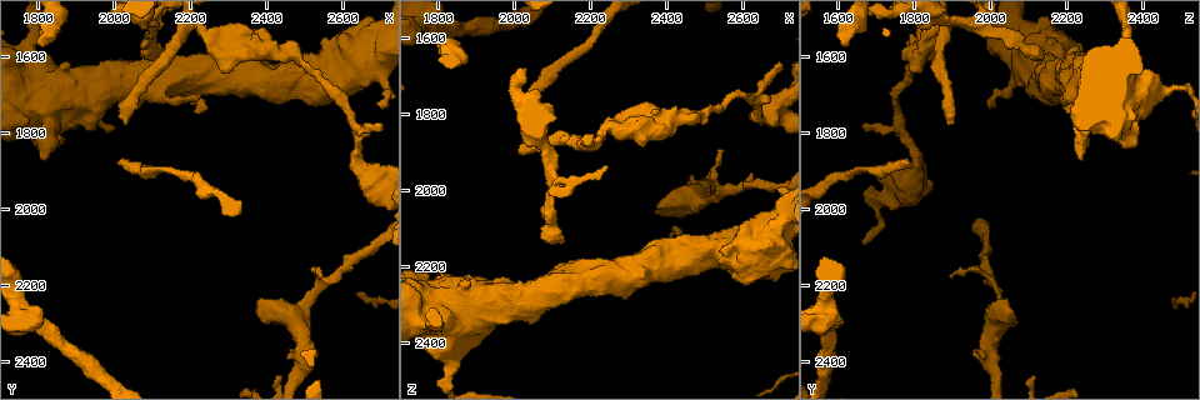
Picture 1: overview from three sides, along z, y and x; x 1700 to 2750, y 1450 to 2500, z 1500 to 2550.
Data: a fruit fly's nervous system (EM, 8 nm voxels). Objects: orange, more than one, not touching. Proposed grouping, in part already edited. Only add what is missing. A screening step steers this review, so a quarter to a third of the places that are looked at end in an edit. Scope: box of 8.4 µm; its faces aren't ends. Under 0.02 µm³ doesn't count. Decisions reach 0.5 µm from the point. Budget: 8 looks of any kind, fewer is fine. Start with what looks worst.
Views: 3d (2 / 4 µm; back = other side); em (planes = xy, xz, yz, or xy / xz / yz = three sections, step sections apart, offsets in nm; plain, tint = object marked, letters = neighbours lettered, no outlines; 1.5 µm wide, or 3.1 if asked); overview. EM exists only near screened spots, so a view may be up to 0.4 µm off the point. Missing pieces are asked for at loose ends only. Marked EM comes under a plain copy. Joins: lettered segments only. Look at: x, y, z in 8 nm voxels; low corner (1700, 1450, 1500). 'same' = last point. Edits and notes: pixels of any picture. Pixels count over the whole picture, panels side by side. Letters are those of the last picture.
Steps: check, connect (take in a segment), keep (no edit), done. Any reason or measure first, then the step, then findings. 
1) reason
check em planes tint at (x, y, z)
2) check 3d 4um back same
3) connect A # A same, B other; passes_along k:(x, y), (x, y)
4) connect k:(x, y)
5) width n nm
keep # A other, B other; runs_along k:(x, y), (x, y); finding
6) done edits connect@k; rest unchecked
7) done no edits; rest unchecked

check em planes letters at (1810, 1575, 1615)

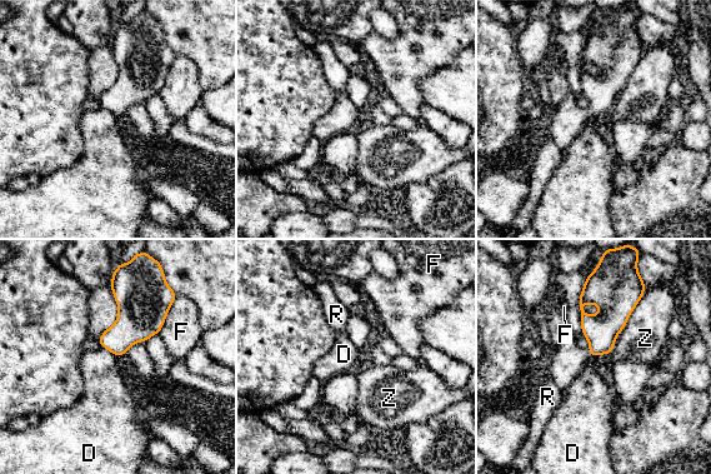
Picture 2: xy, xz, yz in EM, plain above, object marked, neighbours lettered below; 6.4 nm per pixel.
keep # D other, F other, R other, Z other; border 2:(101, 345), (116, 357); none of them fits

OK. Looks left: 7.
branch stops here
check em xz step 8 letters at (2025, 1890, 1785)

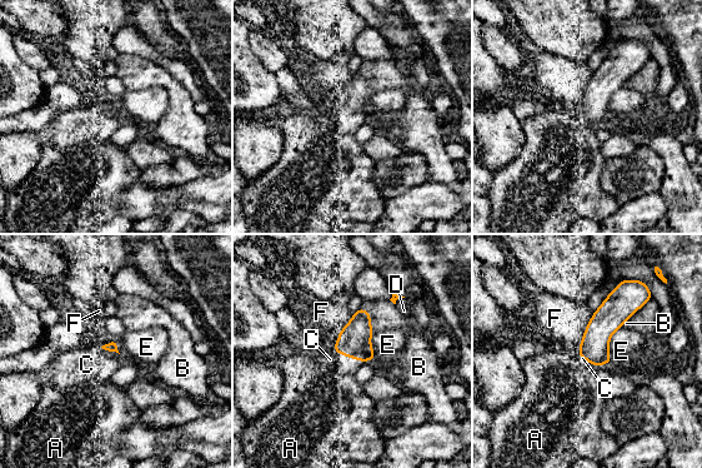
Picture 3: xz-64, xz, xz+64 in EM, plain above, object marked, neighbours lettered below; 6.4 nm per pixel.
another direction
check em planes letters same

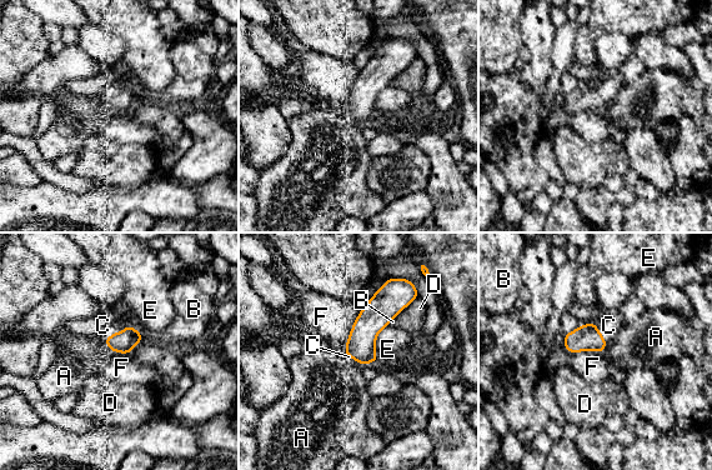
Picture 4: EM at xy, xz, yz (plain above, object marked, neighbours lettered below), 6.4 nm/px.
width 140 nm
connect C # A other, B other, C same, D other, E other, F other; the neuron continues

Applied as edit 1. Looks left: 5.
branch stops here
check 3d 2um back at (2130, 1610, 2135)

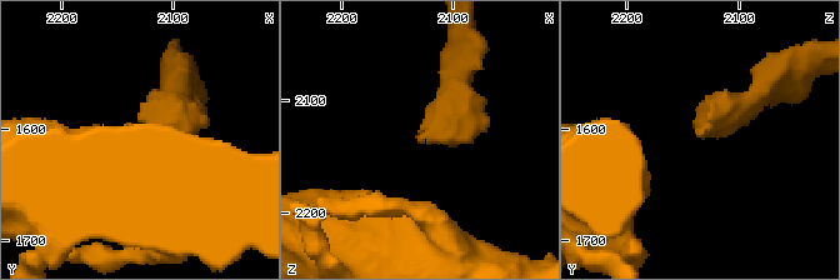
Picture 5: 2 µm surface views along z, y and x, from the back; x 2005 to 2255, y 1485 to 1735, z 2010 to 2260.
shape alone is not enough
check em xz step 4 letters at (2130, 1608, 2134)

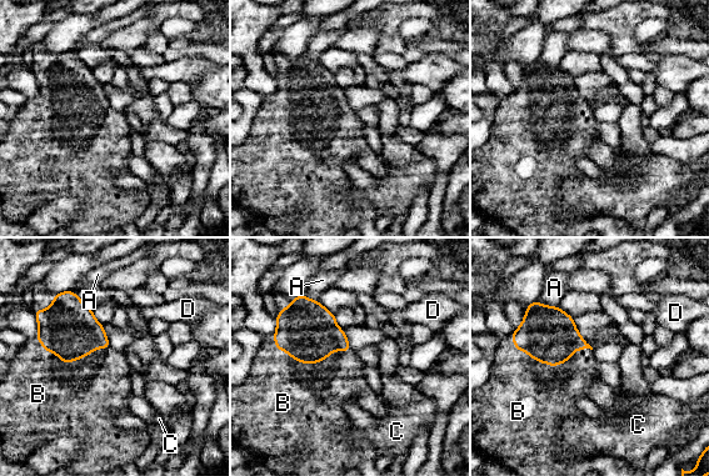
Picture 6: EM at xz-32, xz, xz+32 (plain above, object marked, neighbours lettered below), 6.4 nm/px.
another direction
check em planes letters same

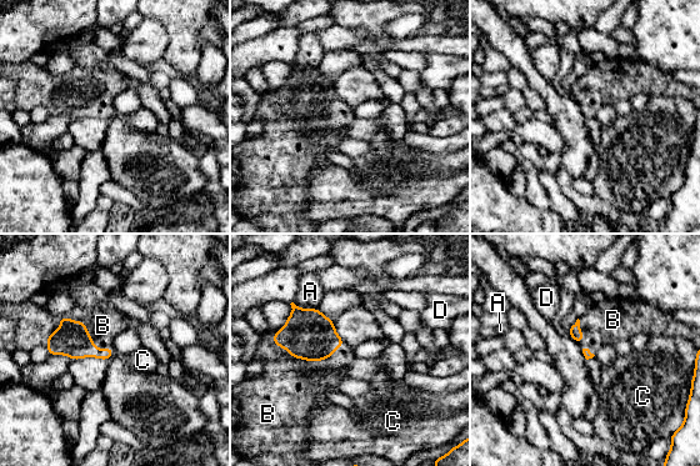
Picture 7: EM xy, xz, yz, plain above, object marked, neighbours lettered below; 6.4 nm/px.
connect B # A other, B same, C other, D other; passes_along 7:(71, 339), (83, 322), (103, 325); it goes on there

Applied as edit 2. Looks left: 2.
done edits connect@4, connect@7; rest unchecked

